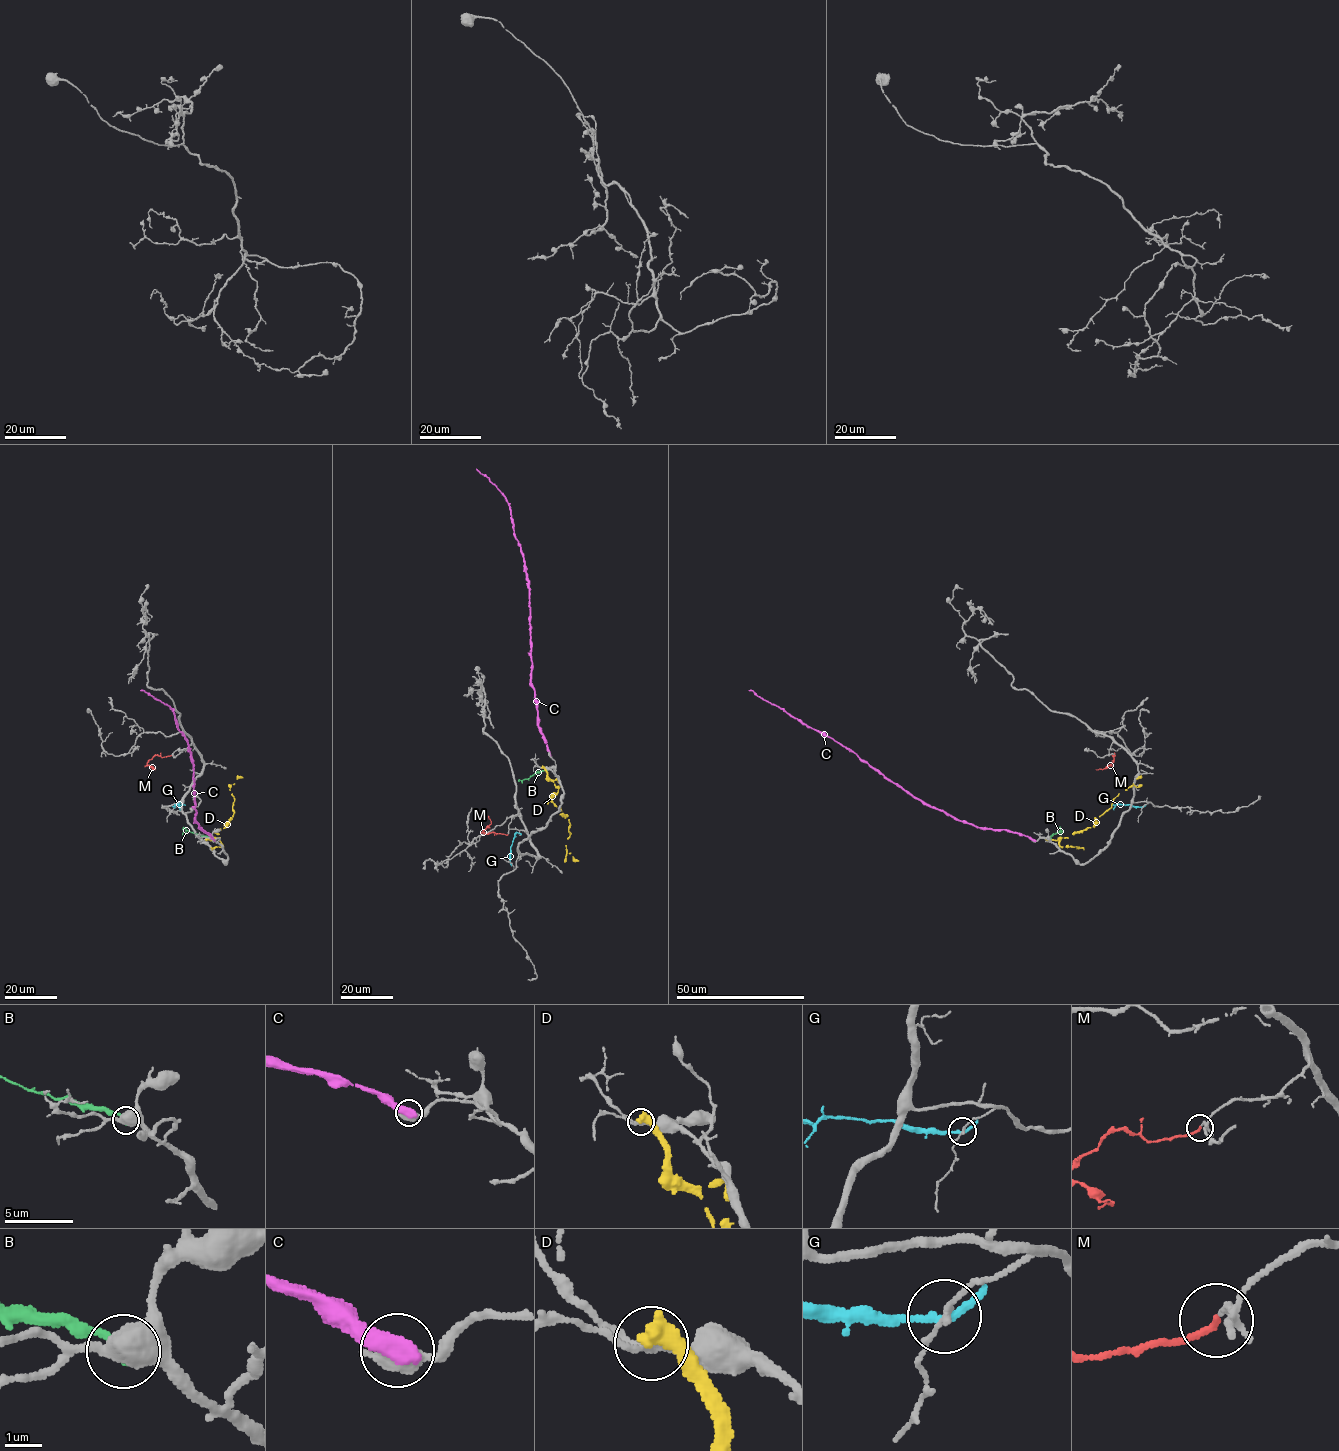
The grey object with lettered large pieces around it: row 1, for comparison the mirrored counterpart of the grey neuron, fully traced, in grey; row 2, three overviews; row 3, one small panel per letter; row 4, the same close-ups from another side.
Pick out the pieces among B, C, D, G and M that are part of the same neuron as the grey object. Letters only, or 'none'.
M

